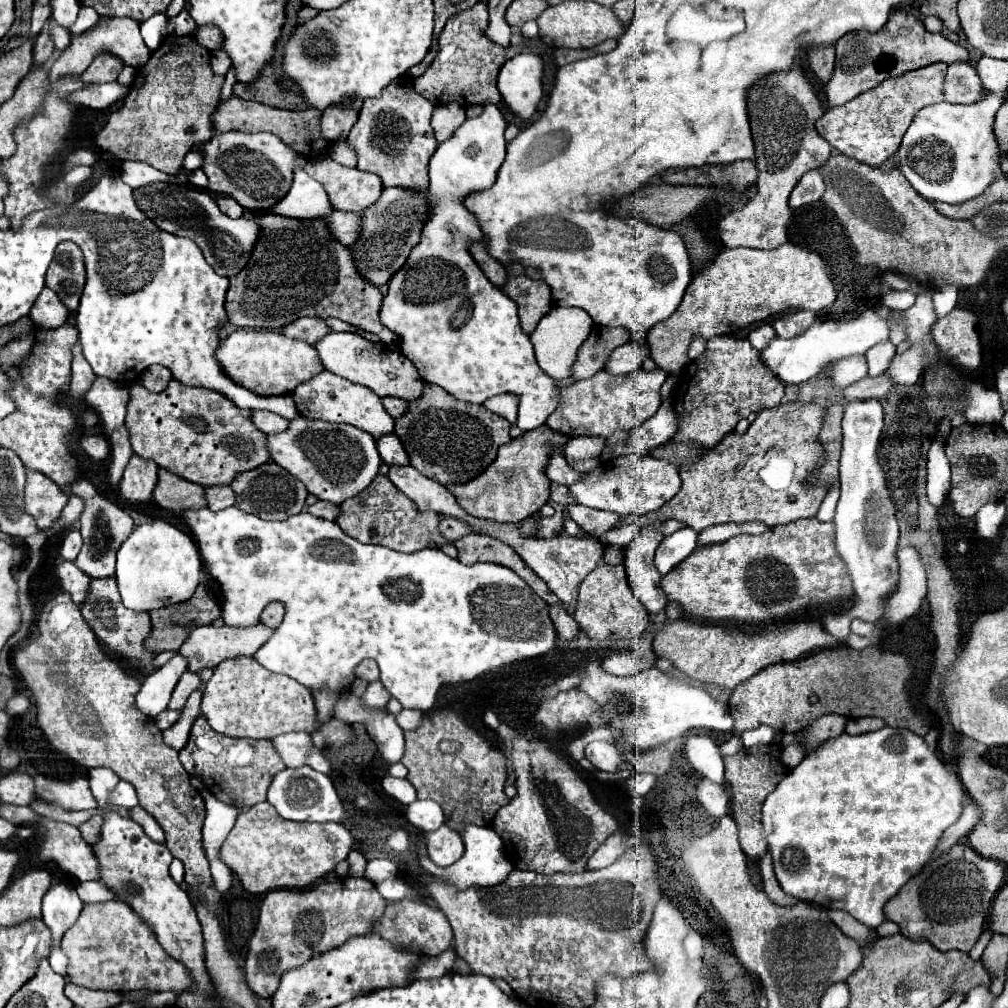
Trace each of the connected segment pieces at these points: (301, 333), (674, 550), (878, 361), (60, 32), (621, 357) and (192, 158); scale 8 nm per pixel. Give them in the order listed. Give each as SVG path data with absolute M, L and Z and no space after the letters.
M299 317L297 321L291 321L285 327L281 327L281 333L287 335L287 337L293 337L293 339L301 339L309 345L315 345L317 337L329 333L329 327L321 319Z
M683 527L673 535L665 537L655 551L655 567L661 575L675 569L685 557L689 557L697 547L697 531Z
M883 341L875 347L869 349L867 353L867 361L869 361L869 377L877 377L885 371L887 363L889 363L889 357L885 351L893 351L895 353L895 345L891 341Z
M57 25L57 27L51 29L51 39L53 39L57 49L65 49L69 45L69 41L71 41L71 33L69 33L69 29Z
M633 341L617 347L611 355L609 361L605 363L605 371L613 373L613 375L623 375L623 373L631 373L635 369L641 367L643 357L647 355L647 347L637 347Z
M189 151L189 153L185 155L185 159L183 159L183 171L185 171L185 173L191 173L191 171L199 169L201 163L203 163L201 153L199 153L199 151Z

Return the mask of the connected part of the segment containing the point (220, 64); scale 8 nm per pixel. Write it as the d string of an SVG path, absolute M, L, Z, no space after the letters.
M223 49L213 51L213 53L211 53L211 67L213 67L213 71L215 71L215 73L225 75L225 73L229 71L229 67L231 67L229 55L227 55L227 53L223 53Z

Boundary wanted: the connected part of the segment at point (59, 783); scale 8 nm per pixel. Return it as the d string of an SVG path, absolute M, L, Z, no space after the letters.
M37 774L33 777L33 781L35 781L35 797L59 805L61 809L89 811L97 807L89 789L89 781L84 777L60 780Z

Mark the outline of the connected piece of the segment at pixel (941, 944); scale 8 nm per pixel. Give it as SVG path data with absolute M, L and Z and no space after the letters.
M953 845L949 853L929 861L907 885L885 903L885 919L899 925L901 933L909 939L927 939L939 951L965 951L969 953L983 931L991 903L1003 885L1005 869L993 859L983 859L969 845Z

